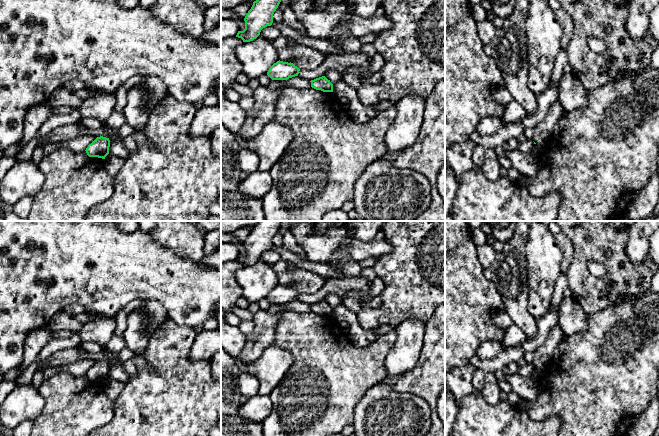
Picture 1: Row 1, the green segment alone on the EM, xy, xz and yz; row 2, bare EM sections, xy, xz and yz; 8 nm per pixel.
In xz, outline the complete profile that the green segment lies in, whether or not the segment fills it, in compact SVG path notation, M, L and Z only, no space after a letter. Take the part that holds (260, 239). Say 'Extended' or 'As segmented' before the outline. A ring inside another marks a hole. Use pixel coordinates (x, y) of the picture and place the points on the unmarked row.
As segmented. M259 221L253 226L251 233L246 238L245 253L238 255L236 261L243 266L250 266L256 263L263 252L271 250L273 238L278 232L282 221Z

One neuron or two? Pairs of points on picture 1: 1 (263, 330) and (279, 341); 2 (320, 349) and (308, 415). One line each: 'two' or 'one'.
1: two
2: one

